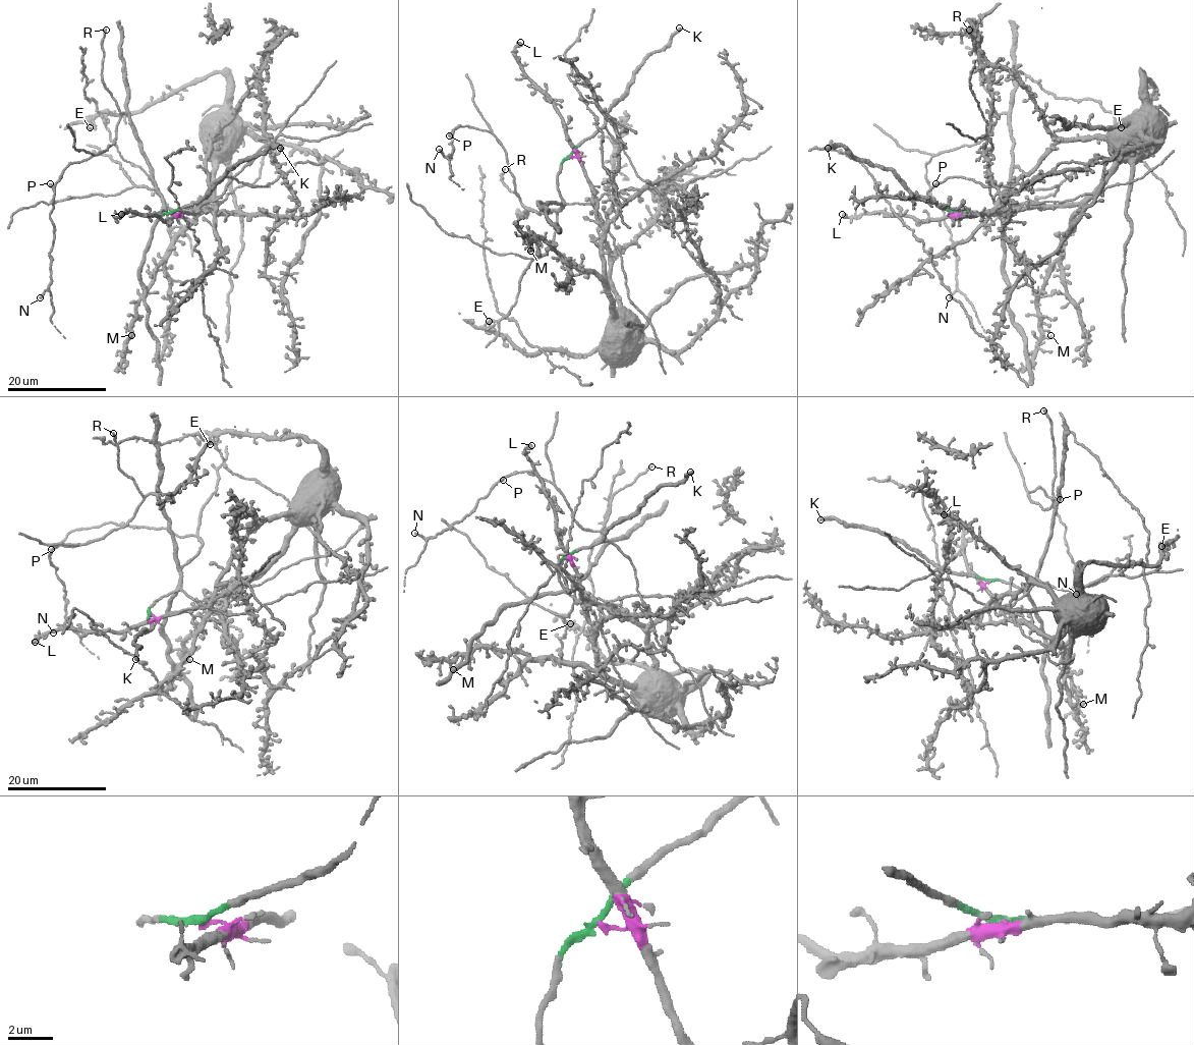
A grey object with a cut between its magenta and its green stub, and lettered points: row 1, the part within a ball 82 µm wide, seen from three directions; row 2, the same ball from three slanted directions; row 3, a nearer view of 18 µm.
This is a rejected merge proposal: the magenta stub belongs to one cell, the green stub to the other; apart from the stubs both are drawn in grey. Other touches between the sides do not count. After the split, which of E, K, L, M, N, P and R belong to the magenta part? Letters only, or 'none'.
E, L, M

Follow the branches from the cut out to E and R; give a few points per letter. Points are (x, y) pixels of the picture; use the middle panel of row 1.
E: (570, 155), (596, 204), (604, 289), (625, 323), (626, 342), (579, 354), (526, 353), (486, 329), (489, 320)
R: (570, 155), (563, 161), (558, 175), (562, 206), (551, 212), (528, 210), (501, 179), (504, 168)

